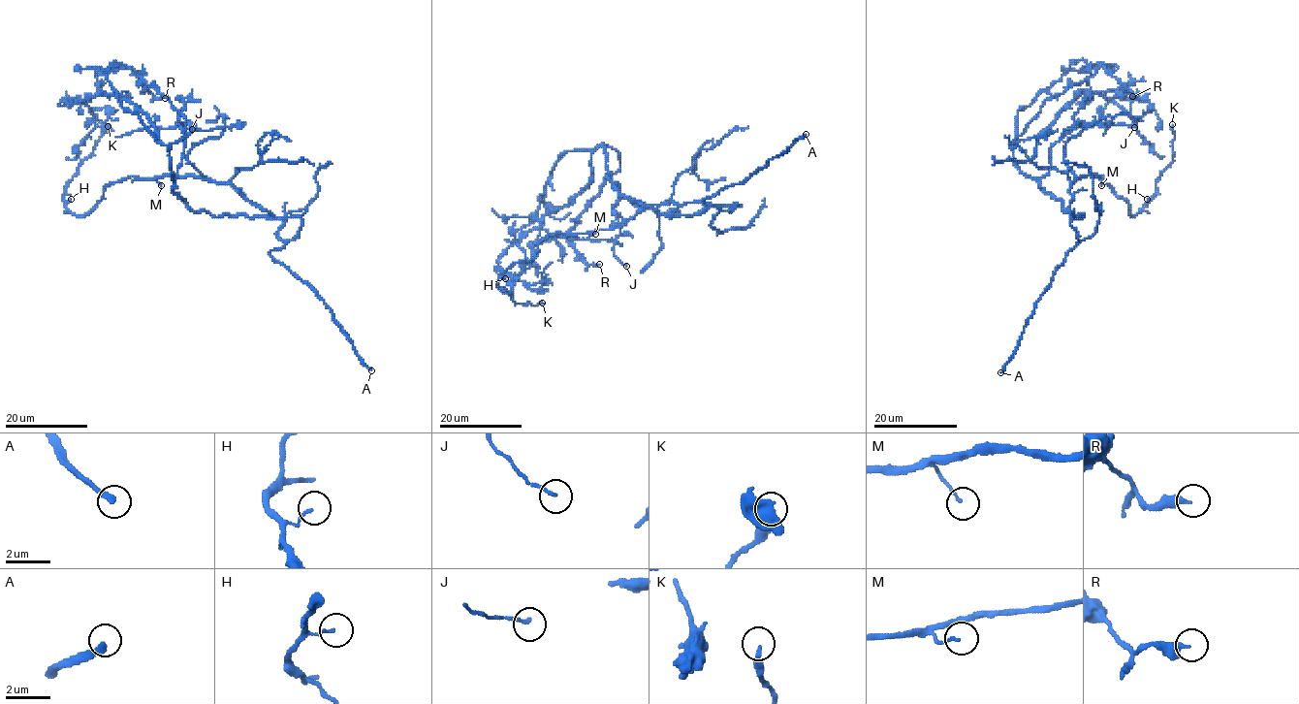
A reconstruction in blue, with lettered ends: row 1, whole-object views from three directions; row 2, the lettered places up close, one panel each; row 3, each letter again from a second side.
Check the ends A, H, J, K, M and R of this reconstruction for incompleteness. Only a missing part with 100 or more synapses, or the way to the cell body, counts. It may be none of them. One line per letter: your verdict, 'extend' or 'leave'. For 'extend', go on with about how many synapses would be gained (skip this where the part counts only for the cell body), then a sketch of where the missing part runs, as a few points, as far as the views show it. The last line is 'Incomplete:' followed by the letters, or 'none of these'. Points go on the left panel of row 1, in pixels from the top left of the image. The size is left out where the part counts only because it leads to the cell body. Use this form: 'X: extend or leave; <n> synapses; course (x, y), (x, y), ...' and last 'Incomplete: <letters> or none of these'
A: extend
H: leave
J: leave
K: leave
M: leave
R: leave
Incomplete: A

